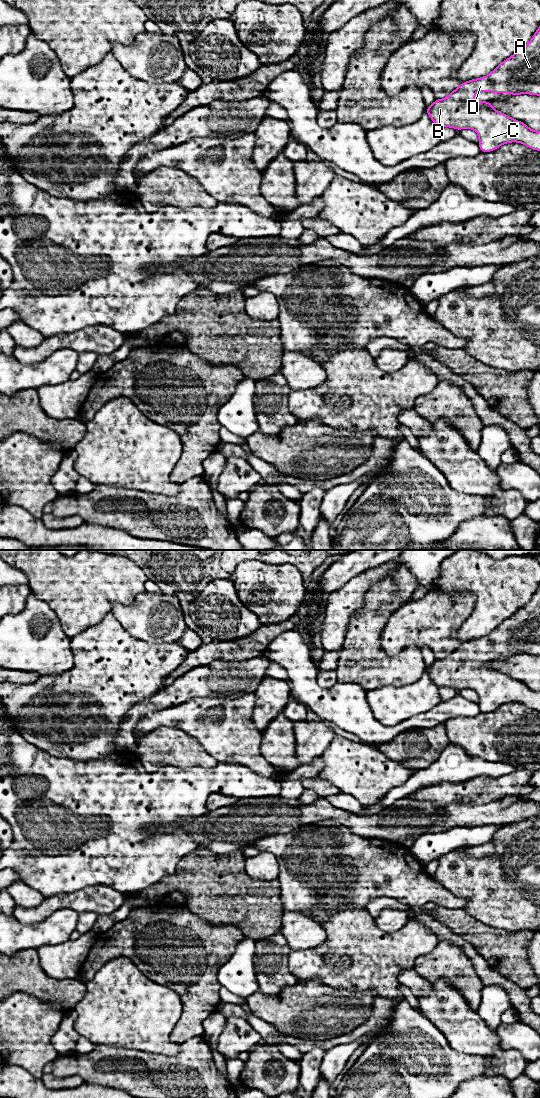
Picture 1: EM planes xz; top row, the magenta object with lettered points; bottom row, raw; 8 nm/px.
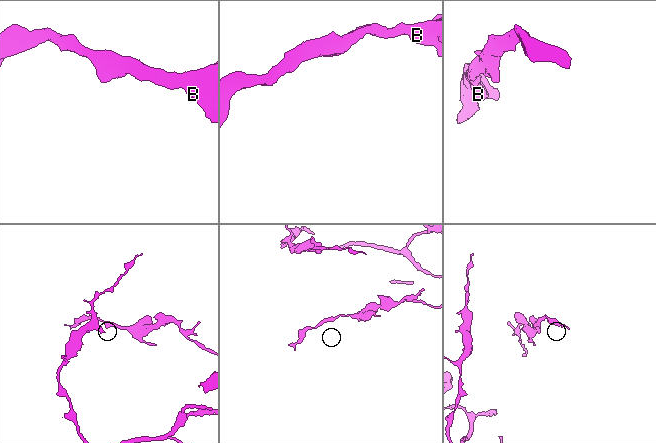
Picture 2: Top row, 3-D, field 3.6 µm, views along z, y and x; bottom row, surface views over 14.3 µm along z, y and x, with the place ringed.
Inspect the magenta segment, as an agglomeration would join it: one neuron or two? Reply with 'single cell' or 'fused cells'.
single cell

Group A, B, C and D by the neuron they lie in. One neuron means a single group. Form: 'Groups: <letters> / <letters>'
Groups: A B C D

